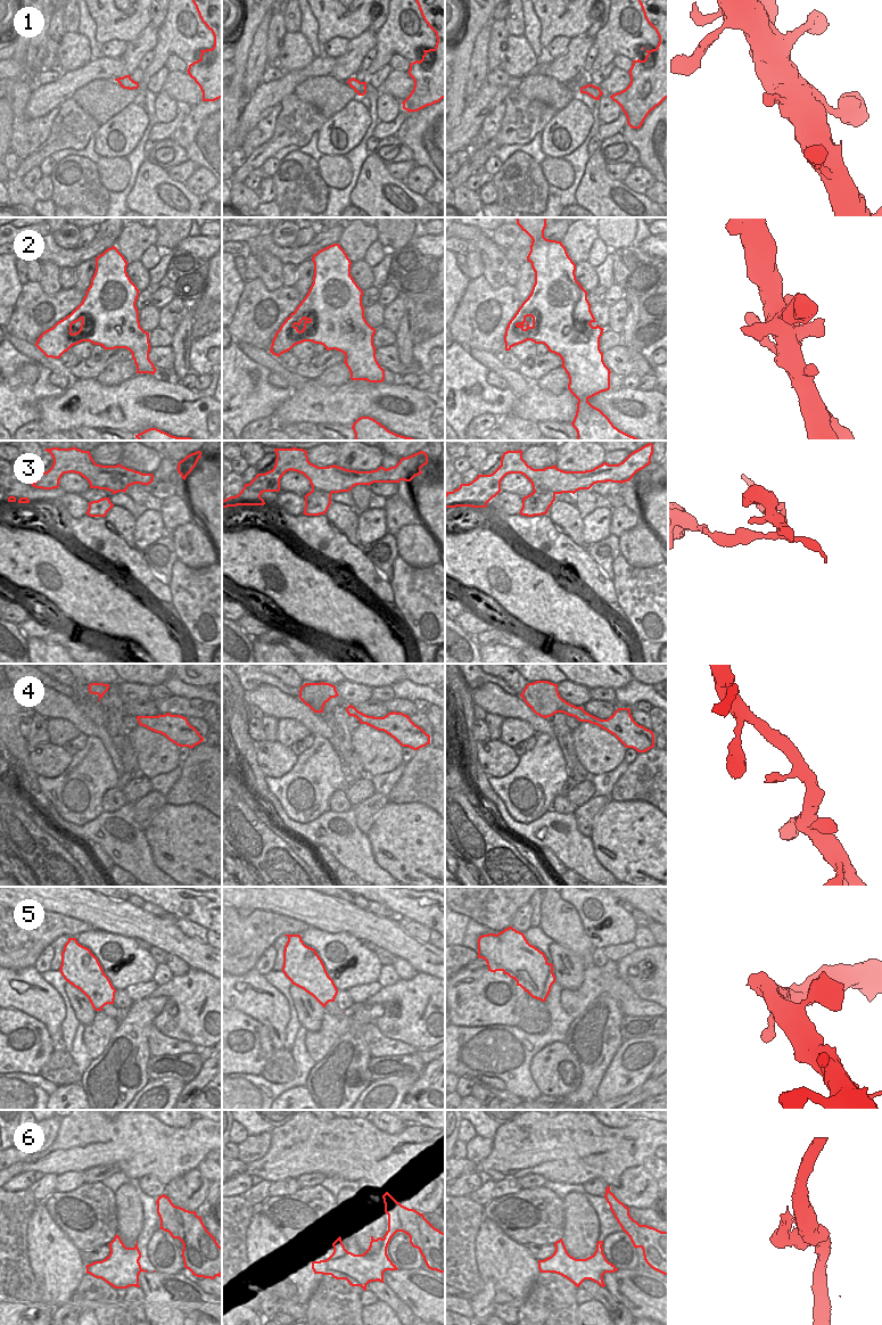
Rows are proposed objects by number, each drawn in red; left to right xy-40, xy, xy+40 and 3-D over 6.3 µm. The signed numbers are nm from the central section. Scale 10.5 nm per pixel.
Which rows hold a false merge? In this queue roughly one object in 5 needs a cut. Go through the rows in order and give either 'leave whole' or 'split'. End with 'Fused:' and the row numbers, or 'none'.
1: leave whole
2: leave whole
3: split
4: leave whole
5: split
6: leave whole
Fused: 3, 5

